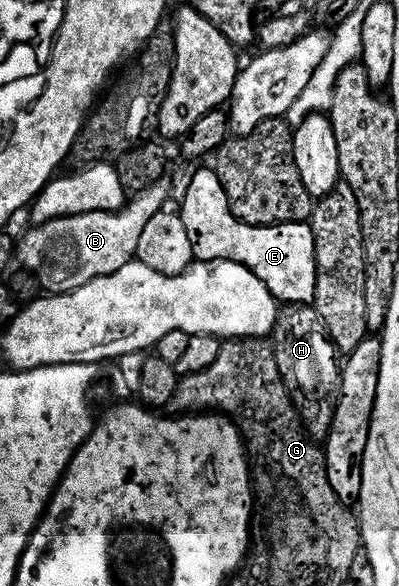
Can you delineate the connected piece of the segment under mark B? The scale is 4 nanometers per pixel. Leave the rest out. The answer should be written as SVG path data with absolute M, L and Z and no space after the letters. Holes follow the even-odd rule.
M162 181L147 188L137 199L120 211L82 211L65 213L46 223L30 226L30 231L19 239L19 263L31 271L48 294L62 295L75 289L83 289L99 277L119 273L123 265L137 259L139 239L147 221L155 213L166 210L169 199L168 182ZM133 203L133 204L132 204Z

